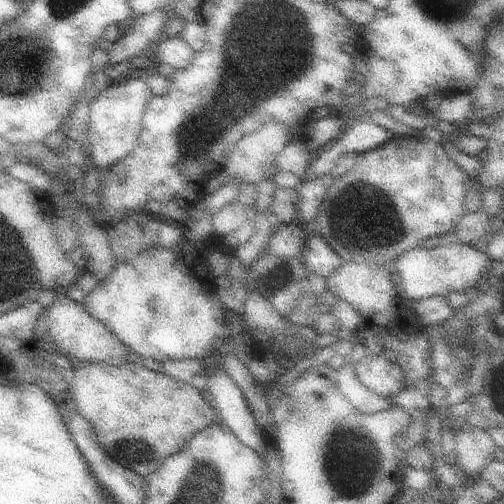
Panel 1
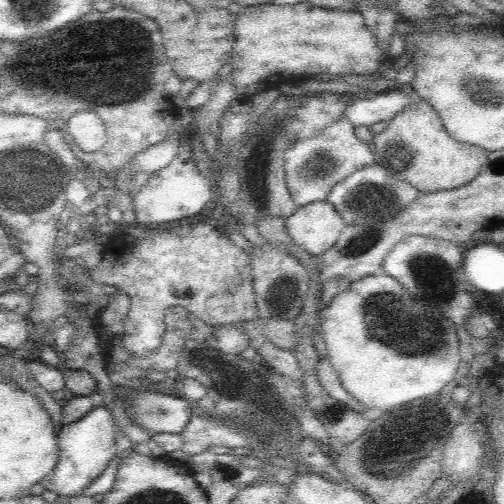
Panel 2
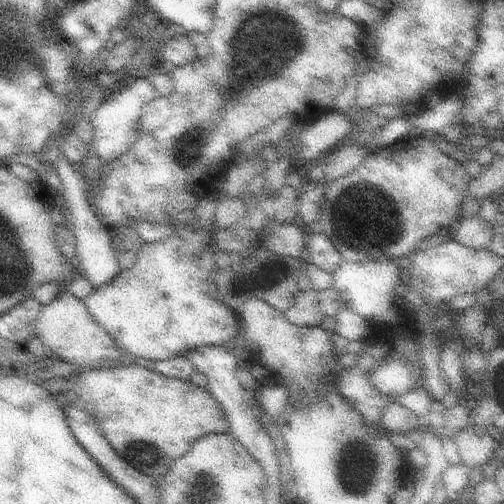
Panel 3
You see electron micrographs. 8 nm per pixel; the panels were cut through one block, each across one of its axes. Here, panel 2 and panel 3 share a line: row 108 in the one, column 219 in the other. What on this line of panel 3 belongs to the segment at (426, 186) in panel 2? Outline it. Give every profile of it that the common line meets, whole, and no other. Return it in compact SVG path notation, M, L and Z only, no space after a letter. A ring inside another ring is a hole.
M129 360L117 368L97 368L97 370L79 370L75 374L77 384L77 402L79 406L97 422L107 444L135 470L145 476L159 478L167 472L167 466L173 464L179 456L187 454L195 440L209 434L231 434L225 412L217 400L207 392L207 388L197 388L193 382L183 382L175 378L165 378L155 370L145 370L131 364Z

